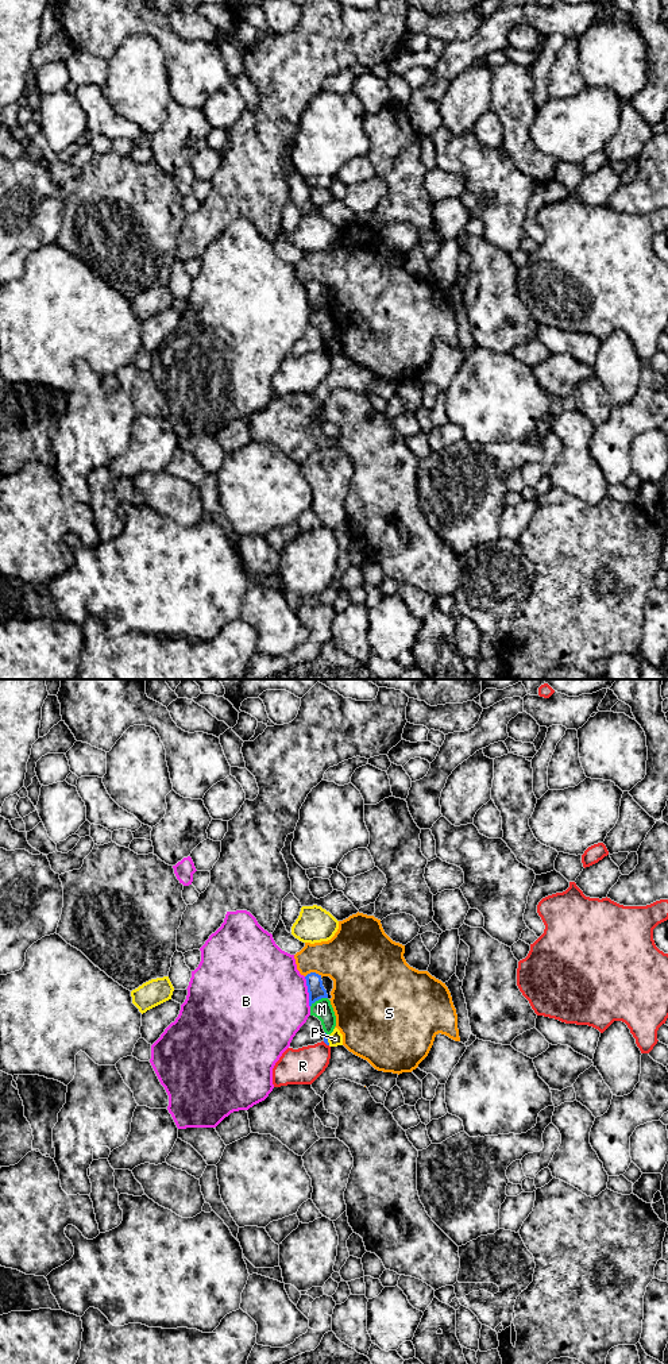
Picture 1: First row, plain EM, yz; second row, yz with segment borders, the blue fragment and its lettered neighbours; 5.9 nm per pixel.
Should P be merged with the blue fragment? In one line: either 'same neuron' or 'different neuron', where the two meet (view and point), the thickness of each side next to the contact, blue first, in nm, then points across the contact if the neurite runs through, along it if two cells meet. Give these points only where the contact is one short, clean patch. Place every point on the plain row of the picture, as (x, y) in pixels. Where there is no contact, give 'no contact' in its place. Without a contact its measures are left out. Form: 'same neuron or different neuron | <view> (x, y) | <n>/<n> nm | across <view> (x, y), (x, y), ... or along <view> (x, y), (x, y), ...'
different neuron | yz (327, 349) | 30/80 nm | along yz (329, 343), (328, 353)

